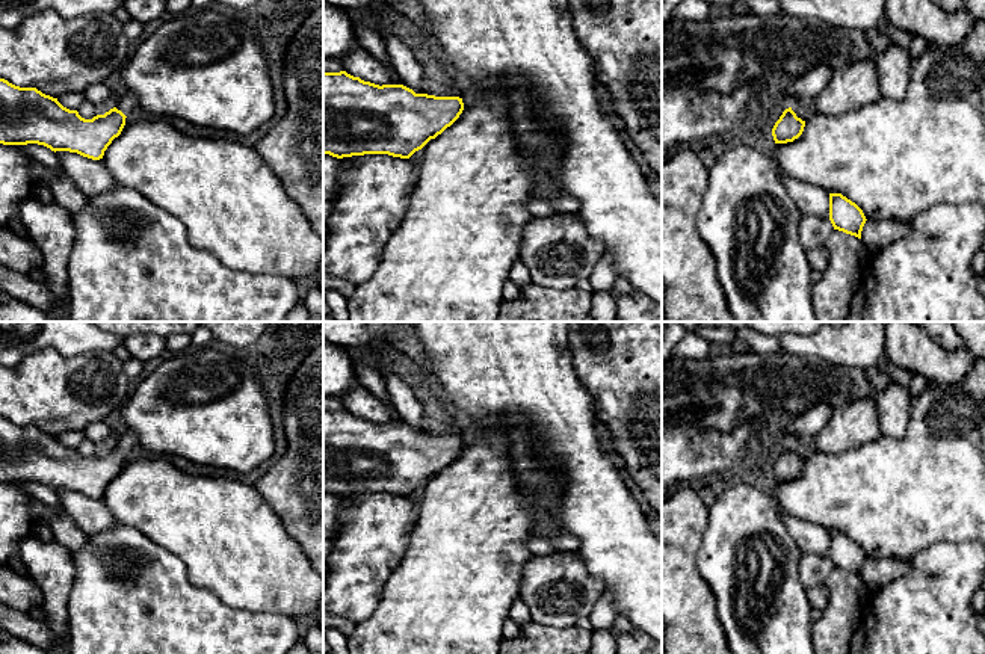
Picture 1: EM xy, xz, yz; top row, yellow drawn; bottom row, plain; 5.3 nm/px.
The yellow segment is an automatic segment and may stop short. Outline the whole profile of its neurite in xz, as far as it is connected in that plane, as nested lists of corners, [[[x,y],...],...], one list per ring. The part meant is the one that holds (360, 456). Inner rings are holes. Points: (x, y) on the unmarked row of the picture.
[[[346,409],[323,411],[323,492],[409,497],[462,452],[459,435],[375,423]]]

